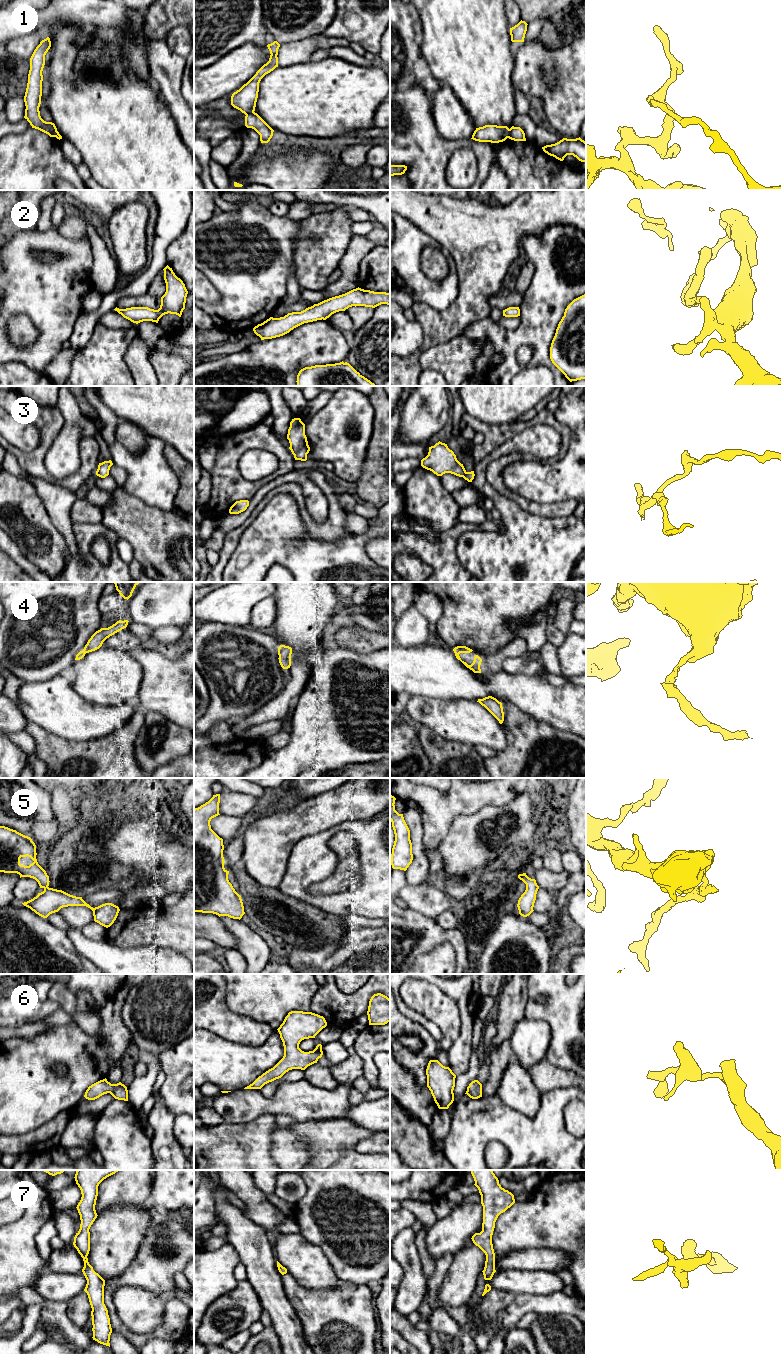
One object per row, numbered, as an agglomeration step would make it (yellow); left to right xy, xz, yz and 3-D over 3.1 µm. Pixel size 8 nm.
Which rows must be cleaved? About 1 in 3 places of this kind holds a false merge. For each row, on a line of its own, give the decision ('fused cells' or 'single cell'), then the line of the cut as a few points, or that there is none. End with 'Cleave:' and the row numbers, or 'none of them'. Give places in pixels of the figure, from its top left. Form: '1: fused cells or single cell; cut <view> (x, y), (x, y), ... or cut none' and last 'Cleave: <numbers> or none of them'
1: fused cells; cut yz (509, 129), (507, 137)
2: single cell; cut none
3: single cell; cut none
4: single cell; cut none
5: single cell; cut none
6: single cell; cut none
7: single cell; cut none
Cleave: 1

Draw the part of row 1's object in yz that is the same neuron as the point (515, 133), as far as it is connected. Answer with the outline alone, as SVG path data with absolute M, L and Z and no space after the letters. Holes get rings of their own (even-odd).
M512 126L508 132L508 138L514 141L526 141L525 133L520 127Z

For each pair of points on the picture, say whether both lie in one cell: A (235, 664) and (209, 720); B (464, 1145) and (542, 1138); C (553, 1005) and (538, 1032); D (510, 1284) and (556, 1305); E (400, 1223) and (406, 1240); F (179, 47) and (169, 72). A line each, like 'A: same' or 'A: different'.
A: same
B: same
C: different
D: different
E: different
F: different

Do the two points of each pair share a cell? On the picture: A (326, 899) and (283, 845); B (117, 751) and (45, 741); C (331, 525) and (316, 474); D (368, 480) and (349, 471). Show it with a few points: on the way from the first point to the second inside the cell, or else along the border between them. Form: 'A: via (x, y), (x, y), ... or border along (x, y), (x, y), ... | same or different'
A: border along (305, 836), (294, 846), (287, 869), (282, 876) | different
B: via (99, 751), (63, 751) | same
C: via (333, 512), (332, 495), (326, 487) | same
D: border along (365, 453), (361, 475), (355, 482) | different

